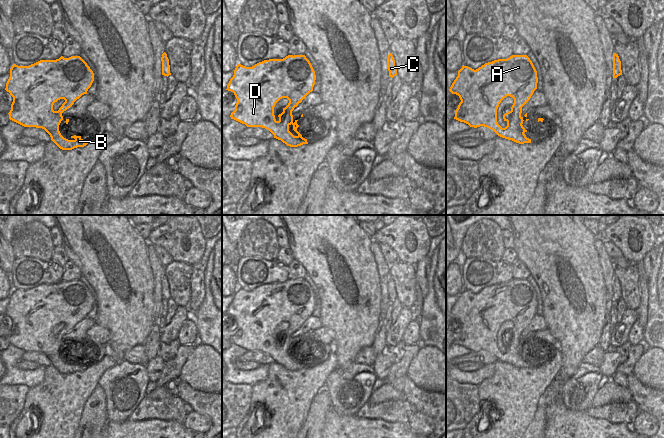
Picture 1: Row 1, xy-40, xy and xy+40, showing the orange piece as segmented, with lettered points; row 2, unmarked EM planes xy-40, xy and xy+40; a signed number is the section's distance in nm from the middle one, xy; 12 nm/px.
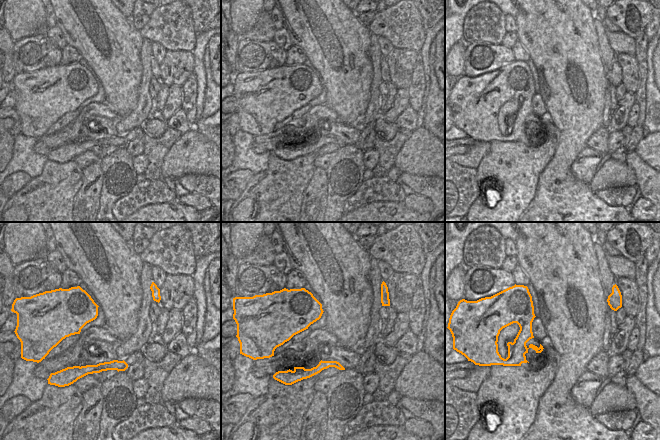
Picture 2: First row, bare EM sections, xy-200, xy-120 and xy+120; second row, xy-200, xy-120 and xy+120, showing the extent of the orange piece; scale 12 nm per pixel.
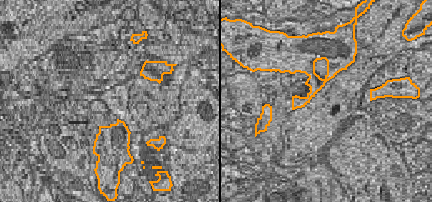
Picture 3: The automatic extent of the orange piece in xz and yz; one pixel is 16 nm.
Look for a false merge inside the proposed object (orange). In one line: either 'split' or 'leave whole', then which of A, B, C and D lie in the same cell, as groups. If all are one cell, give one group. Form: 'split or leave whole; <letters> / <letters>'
leave whole; A B C D

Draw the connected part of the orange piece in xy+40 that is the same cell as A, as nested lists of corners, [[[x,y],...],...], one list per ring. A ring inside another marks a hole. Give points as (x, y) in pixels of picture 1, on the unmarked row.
[[[512,279],[507,283],[498,283],[485,287],[474,294],[462,290],[458,300],[452,307],[449,315],[459,320],[461,326],[455,335],[454,343],[468,348],[470,351],[484,350],[493,354],[498,360],[512,364],[519,368],[531,367],[531,363],[524,358],[522,331],[530,324],[537,313],[537,295],[527,279]],[[510,320],[514,323],[511,334],[503,339],[507,350],[502,352],[497,346],[497,333],[501,325]]]

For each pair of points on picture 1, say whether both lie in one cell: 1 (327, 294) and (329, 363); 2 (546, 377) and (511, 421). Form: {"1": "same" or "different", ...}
{"1": "different", "2": "same"}

